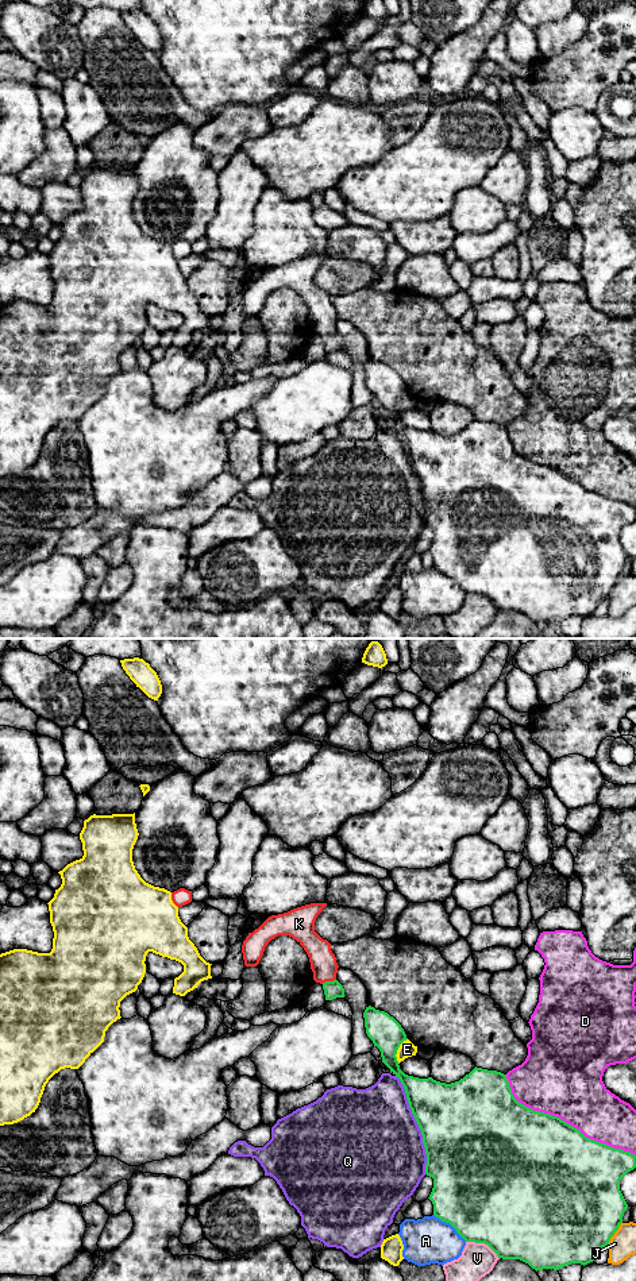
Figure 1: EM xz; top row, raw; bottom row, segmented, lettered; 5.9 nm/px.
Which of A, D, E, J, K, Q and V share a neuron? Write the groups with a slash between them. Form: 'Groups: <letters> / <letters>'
Groups: A / D / E / J / K / Q / V

